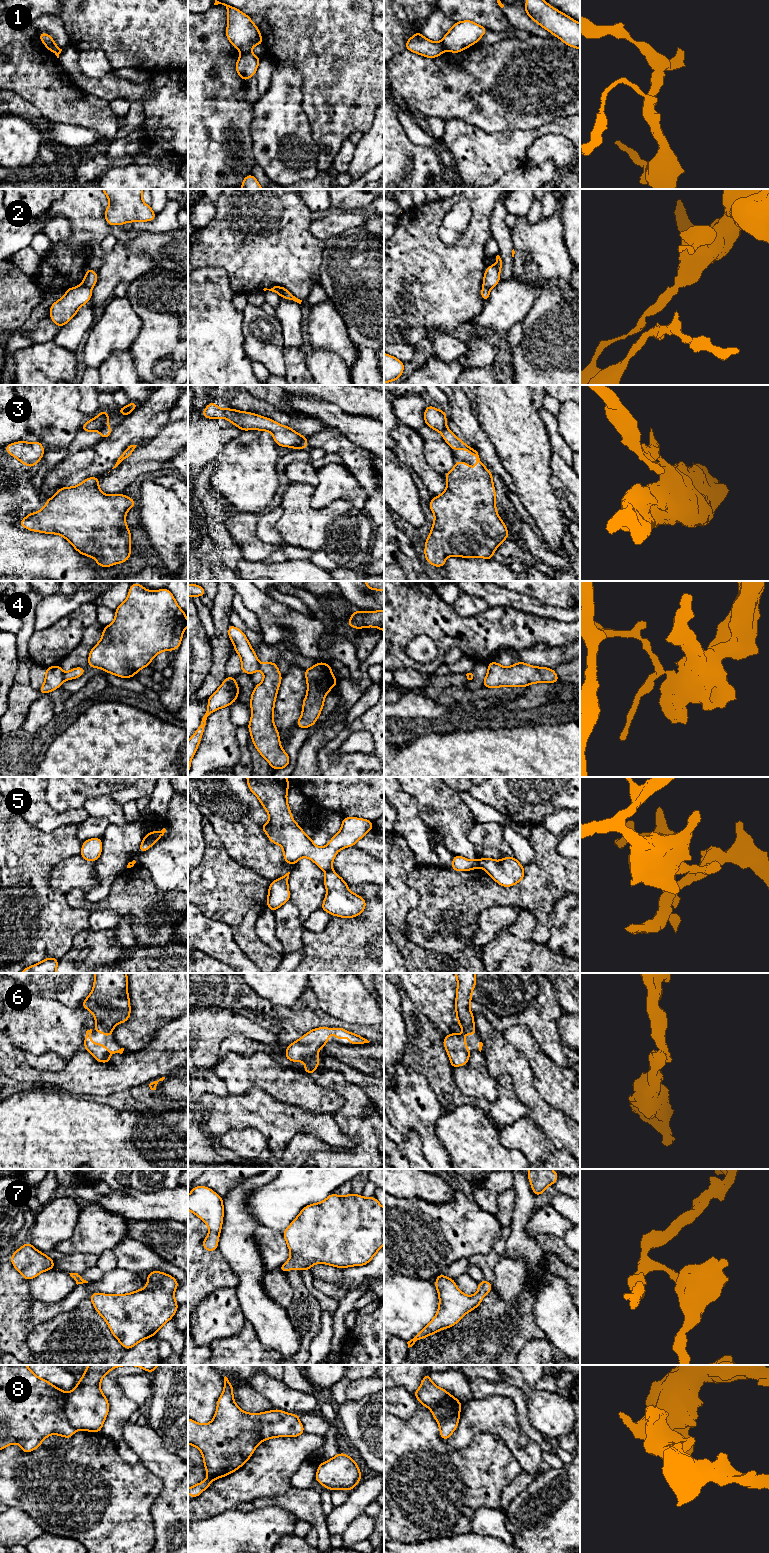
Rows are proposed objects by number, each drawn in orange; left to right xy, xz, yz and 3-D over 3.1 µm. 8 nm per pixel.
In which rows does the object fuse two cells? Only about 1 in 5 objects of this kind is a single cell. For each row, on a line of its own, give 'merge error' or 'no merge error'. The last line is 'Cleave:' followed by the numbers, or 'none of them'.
1: merge error
2: merge error
3: merge error
4: merge error
5: merge error
6: no merge error
7: no merge error
8: merge error
Cleave: 1, 2, 3, 4, 5, 8

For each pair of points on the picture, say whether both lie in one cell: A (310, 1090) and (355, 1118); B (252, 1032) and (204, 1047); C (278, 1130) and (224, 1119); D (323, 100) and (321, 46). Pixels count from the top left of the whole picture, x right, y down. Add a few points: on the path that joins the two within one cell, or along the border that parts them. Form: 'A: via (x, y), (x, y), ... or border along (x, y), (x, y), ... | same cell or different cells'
A: border along (339, 1093), (343, 1098), (344, 1104), (332, 1115) | different cells
B: via (240, 1027), (224, 1027), (216, 1035) | same cell
C: via (265, 1122), (262, 1119), (237, 1119) | same cell
D: via (323, 87), (323, 59) | same cell

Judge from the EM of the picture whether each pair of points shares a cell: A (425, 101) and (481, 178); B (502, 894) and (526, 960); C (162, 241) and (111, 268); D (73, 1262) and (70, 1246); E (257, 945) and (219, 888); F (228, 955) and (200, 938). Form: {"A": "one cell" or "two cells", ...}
{"A": "two cells", "B": "two cells", "C": "two cells", "D": "two cells", "E": "one cell", "F": "one cell"}

